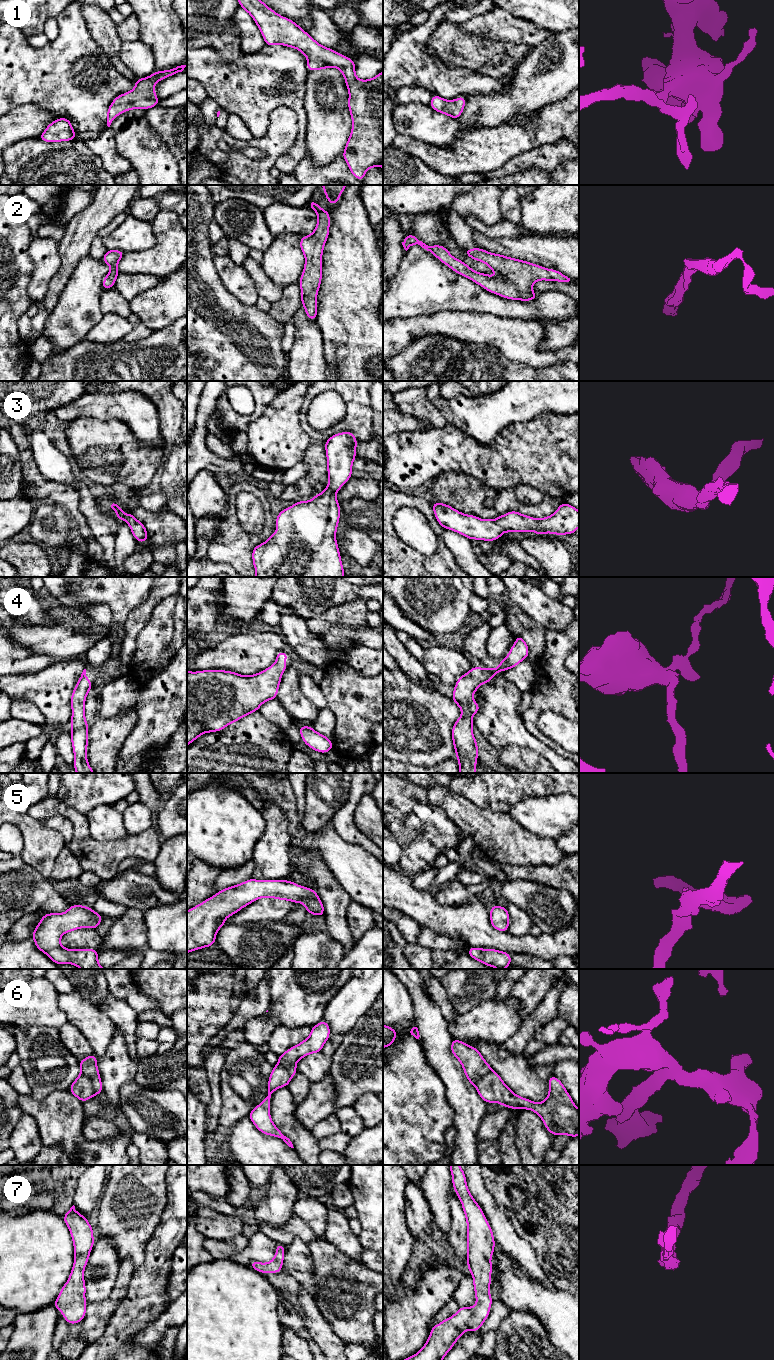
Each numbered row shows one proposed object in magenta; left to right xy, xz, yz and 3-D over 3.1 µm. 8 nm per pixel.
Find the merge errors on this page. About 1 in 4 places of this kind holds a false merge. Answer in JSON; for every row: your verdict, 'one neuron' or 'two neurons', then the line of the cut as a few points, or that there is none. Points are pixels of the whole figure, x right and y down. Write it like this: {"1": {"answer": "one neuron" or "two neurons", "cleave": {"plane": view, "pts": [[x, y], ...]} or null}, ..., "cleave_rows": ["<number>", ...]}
{"1": {"answer": "one neuron", "cleave": null}, "2": {"answer": "one neuron", "cleave": null}, "3": {"answer": "one neuron", "cleave": null}, "4": {"answer": "one neuron", "cleave": null}, "5": {"answer": "one neuron", "cleave": null}, "6": {"answer": "two neurons", "cleave": {"plane": "xy", "pts": [[81, 1072], [90, 1079], [95, 1094]]}}, "7": {"answer": "one neuron", "cleave": null}, "cleave_rows": ["6"]}

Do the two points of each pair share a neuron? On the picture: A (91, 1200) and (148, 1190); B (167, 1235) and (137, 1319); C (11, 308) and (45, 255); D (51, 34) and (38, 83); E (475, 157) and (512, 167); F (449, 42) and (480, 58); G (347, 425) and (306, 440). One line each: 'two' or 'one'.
A: two
B: one
C: two
D: two
E: two
F: one
G: two

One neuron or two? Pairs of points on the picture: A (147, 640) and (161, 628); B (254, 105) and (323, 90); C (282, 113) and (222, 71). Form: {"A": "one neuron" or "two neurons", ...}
{"A": "one neuron", "B": "two neurons", "C": "two neurons"}

